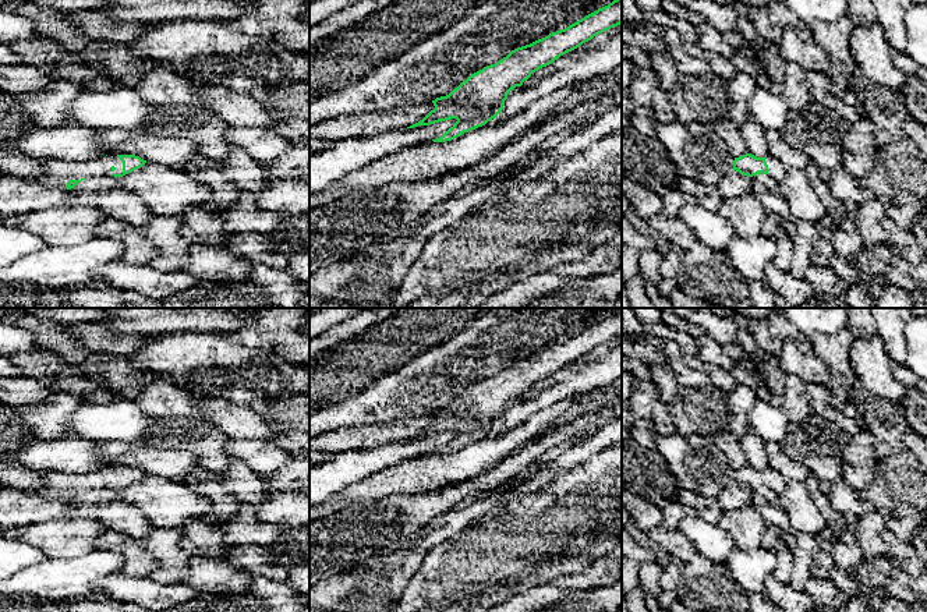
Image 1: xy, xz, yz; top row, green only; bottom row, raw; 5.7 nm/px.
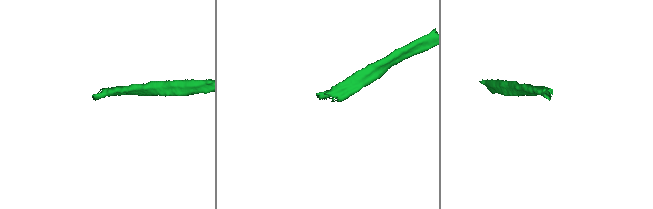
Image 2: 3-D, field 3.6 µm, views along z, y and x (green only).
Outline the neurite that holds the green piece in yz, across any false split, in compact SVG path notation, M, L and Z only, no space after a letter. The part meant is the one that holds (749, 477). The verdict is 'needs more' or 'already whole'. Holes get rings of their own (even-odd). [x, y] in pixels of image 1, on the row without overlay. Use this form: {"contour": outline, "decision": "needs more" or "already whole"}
{"contour": "M751 466L735 470L733 482L749 489L757 488L760 485L768 487L775 494L782 492L786 485L786 480L776 470L771 467L767 470L757 470Z", "decision": "needs more"}

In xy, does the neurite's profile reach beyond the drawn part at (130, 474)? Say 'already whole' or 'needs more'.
needs more

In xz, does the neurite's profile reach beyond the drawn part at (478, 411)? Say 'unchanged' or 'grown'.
unchanged

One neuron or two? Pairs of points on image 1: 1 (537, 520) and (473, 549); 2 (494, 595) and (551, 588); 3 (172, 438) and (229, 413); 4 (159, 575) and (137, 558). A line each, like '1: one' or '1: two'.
1: one
2: two
3: two
4: two

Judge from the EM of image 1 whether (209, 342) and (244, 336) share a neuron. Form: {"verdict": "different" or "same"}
{"verdict": "different"}

